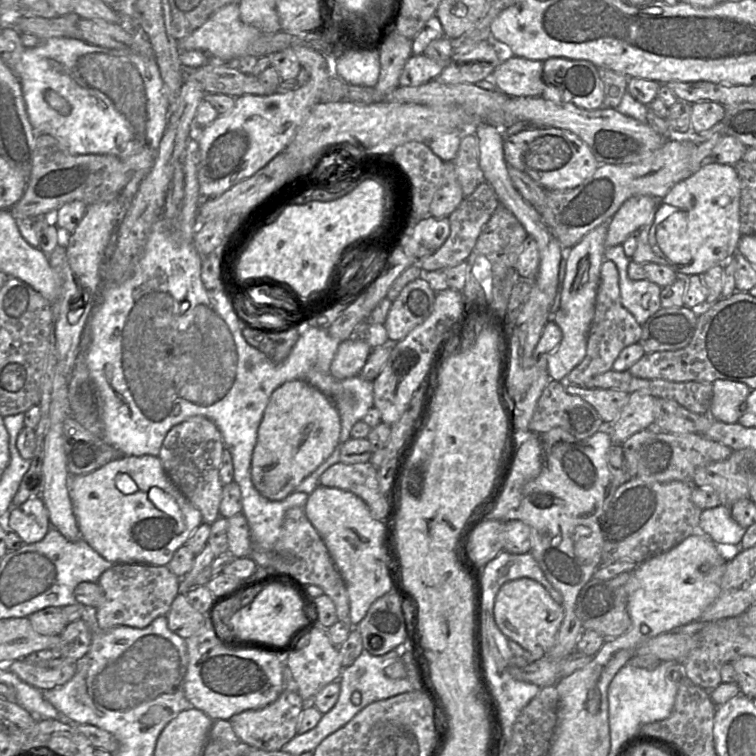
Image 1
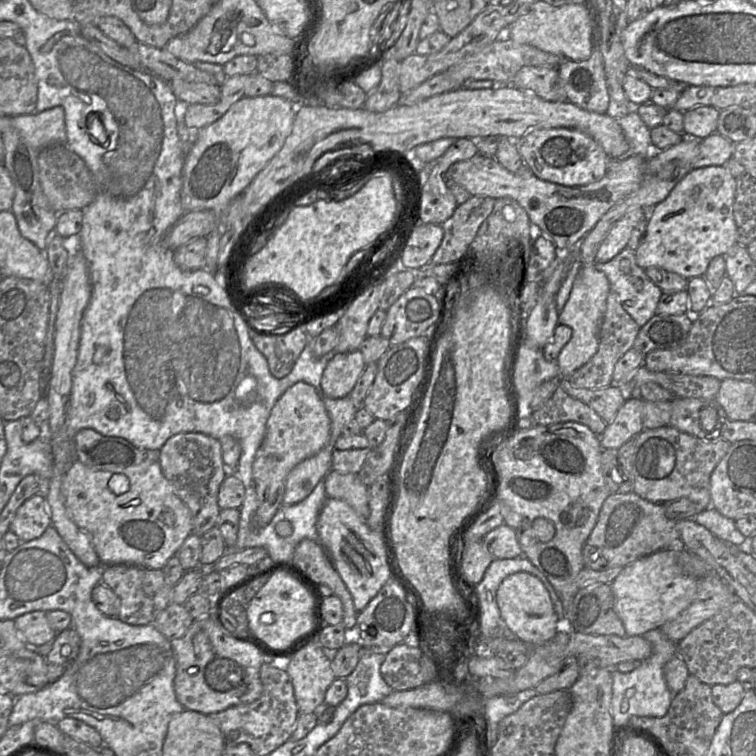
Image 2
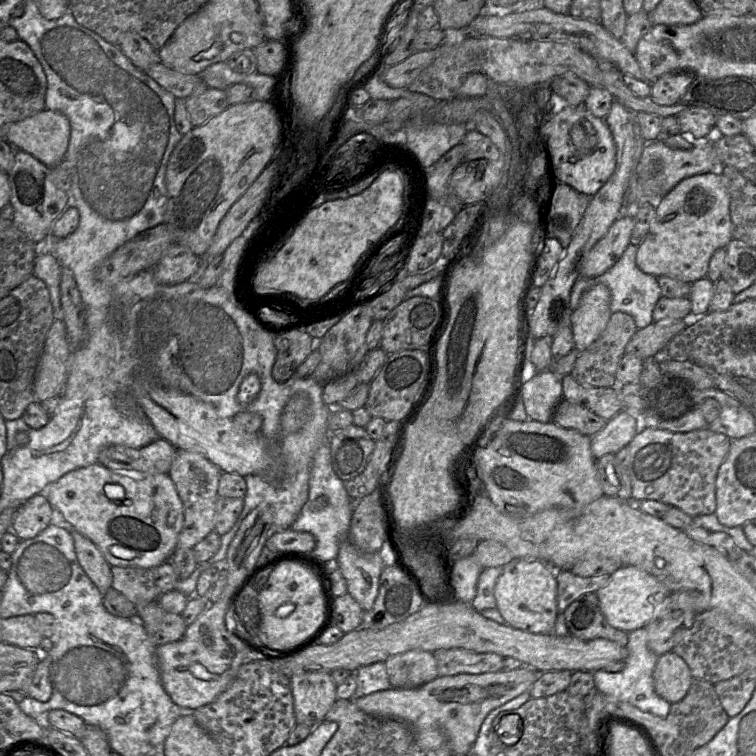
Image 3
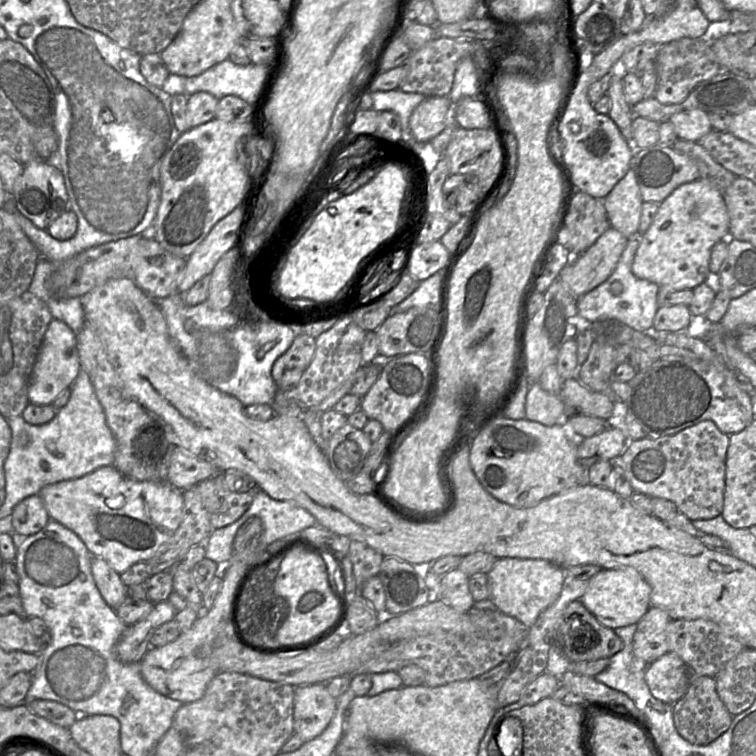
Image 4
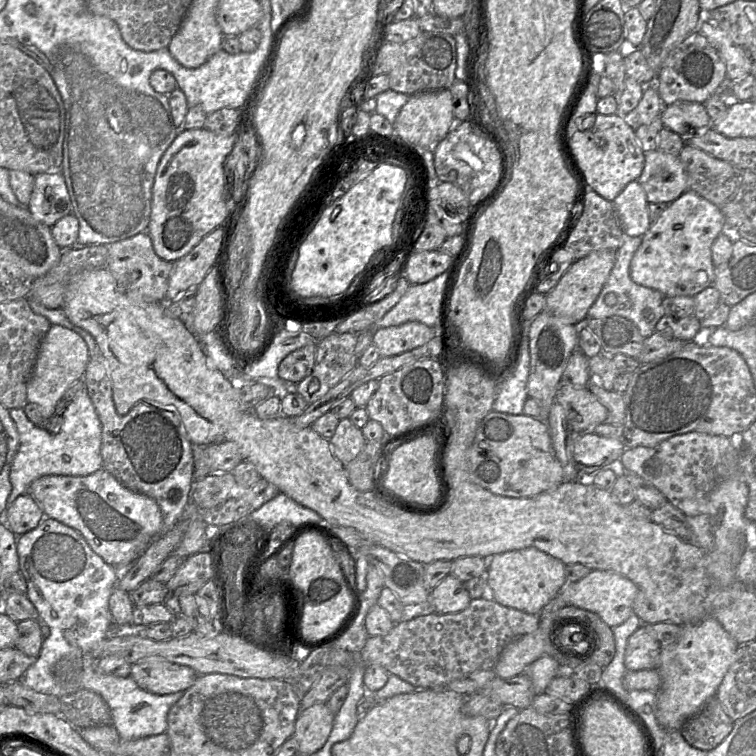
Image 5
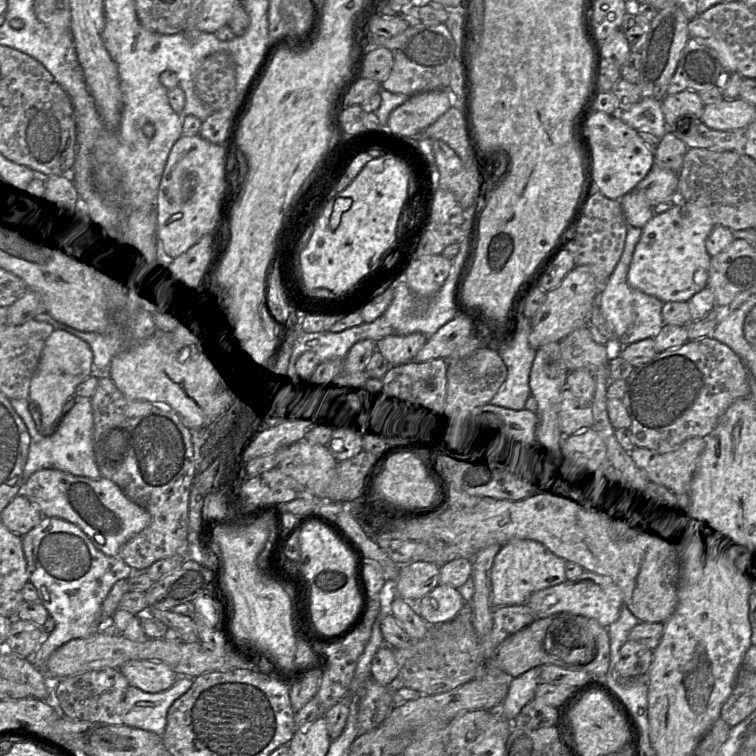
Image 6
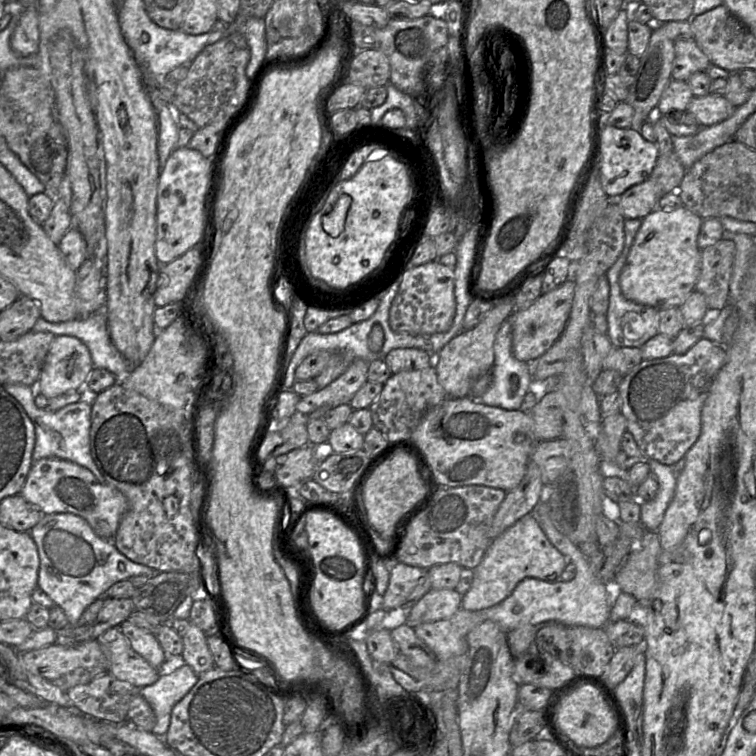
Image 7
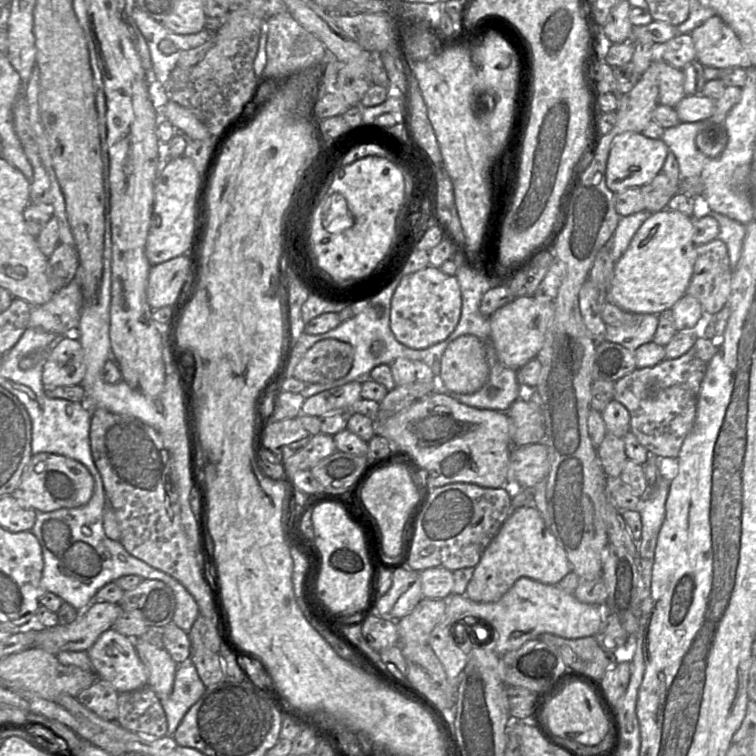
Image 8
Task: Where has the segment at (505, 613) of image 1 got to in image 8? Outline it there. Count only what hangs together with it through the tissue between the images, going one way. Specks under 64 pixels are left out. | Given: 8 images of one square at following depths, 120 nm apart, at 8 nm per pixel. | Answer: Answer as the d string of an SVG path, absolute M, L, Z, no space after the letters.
M523 506L512 510L482 553L466 587L465 596L477 603L492 603L498 601L521 577L556 585L571 570L564 549L539 511L535 507Z

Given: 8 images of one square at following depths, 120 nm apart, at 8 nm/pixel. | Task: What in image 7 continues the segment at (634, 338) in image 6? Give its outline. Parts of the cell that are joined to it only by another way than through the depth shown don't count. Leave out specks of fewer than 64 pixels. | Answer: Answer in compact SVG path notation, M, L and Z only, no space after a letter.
M640 218L625 219L625 240L623 250L616 262L605 274L610 286L609 306L606 313L608 322L606 334L613 347L641 347L649 339L659 333L659 310L654 307L642 305L626 299L622 294L619 283L620 273L625 265L635 236L642 225L642 220L643 219Z

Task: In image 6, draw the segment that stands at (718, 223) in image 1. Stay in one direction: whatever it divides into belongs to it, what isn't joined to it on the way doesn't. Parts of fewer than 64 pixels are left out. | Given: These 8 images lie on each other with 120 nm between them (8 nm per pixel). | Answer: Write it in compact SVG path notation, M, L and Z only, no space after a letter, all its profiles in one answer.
M678 201L677 204L664 213L654 215L642 228L641 237L634 249L632 261L627 274L627 282L630 287L640 290L648 295L658 298L661 302L688 302L695 294L705 289L708 286L709 279L709 267L710 267L710 255L706 250L706 240L715 227L715 223L712 219L710 211L704 207L691 202Z

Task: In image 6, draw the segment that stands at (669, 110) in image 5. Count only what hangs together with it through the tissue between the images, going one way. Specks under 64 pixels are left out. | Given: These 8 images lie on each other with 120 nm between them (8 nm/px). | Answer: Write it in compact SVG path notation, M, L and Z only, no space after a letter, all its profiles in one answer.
M684 90L672 95L667 94L661 100L661 106L667 132L678 129L677 126L682 117L689 117L683 121L692 118L700 120L704 108L699 94L692 90Z

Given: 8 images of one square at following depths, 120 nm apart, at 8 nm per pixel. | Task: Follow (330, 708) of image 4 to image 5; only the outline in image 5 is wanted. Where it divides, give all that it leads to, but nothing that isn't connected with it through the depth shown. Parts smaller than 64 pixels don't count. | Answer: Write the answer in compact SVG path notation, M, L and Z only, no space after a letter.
M326 703L301 710L292 735L297 743L297 753L311 755L319 751L330 735L334 716Z

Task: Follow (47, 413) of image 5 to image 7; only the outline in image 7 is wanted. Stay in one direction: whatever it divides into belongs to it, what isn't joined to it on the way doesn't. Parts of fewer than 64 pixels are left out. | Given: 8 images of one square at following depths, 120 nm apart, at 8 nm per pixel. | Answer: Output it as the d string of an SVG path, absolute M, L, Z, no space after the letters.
M55 336L44 360L38 380L30 386L35 398L39 393L53 398L83 387L93 369L86 345L72 336Z

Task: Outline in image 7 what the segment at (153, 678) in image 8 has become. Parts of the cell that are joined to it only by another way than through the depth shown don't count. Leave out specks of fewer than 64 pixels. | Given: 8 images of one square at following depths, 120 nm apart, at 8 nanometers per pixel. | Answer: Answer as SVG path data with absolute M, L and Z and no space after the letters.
M124 621L120 626L135 652L147 660L153 667L160 668L166 659L166 653L159 644L156 635L142 629L130 621Z

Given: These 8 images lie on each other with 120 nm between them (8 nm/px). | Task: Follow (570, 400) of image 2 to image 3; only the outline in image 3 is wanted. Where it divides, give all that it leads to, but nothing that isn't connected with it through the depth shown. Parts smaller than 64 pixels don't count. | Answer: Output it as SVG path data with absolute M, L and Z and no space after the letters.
M562 399L556 406L552 421L565 429L573 429L586 436L601 431L607 421L584 406Z

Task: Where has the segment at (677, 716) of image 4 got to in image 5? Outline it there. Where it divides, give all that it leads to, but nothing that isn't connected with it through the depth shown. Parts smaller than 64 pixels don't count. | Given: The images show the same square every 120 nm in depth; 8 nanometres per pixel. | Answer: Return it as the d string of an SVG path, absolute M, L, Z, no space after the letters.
M715 695L679 731L689 745L708 751L717 747L729 735L733 725L734 721L726 714Z

